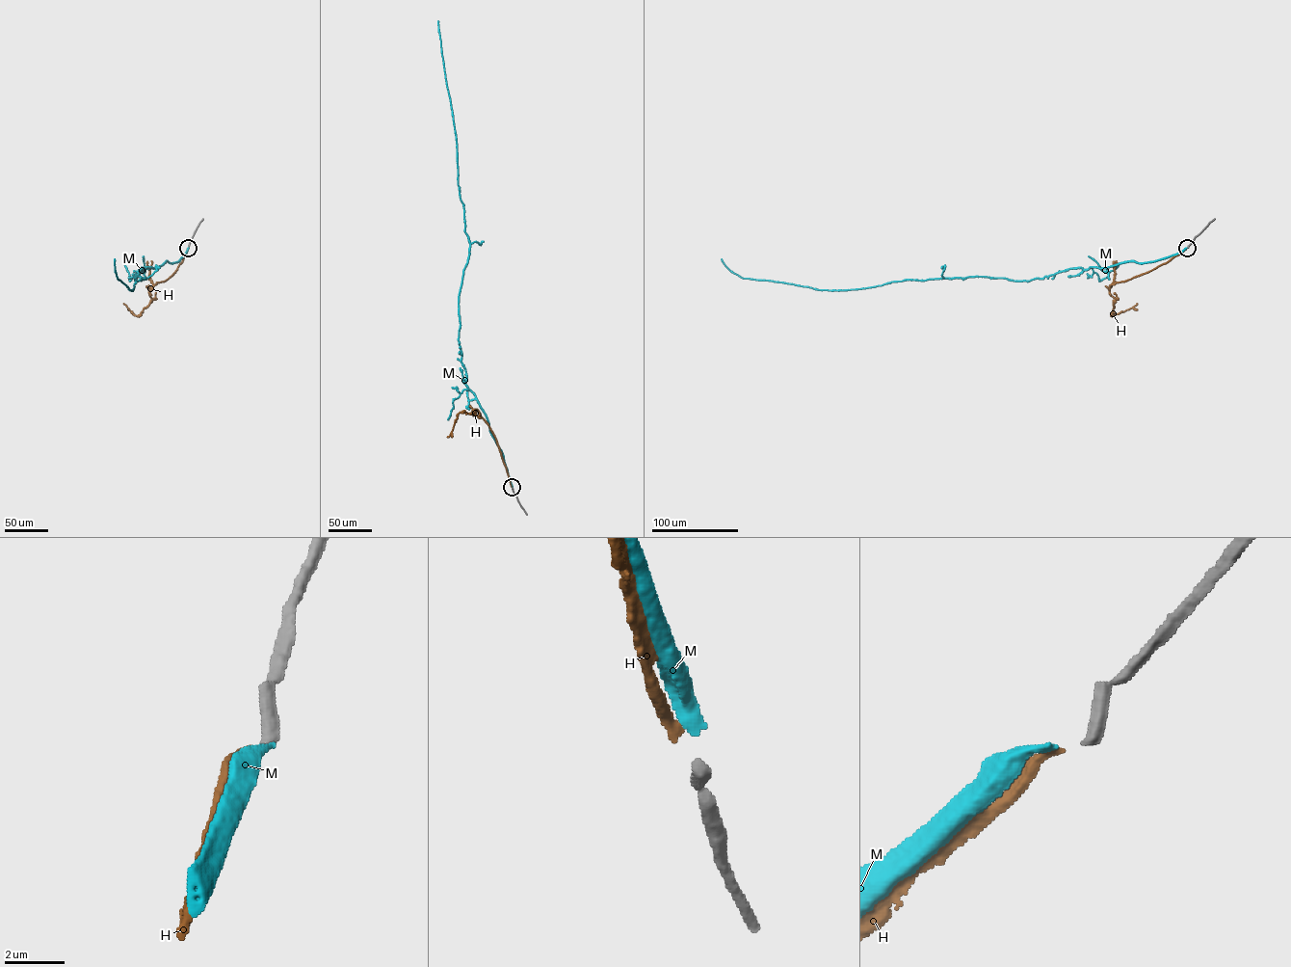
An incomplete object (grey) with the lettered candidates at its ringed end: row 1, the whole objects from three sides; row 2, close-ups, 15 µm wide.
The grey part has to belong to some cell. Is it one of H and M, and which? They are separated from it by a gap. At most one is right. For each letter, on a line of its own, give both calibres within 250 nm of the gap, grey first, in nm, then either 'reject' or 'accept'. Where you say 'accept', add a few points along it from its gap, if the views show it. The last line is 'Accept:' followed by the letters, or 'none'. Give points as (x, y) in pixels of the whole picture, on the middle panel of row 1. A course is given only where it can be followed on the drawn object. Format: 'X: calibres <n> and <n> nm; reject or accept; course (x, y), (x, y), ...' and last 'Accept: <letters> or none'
H: calibres 420 and 260 nm; accept; course (512, 487), (494, 434), (476, 409), (473, 410), (475, 415), (460, 412), (447, 437)
M: calibres 420 and 360 nm; reject
Accept: H

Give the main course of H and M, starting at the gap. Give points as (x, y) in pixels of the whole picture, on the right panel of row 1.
H: (1187, 248), (1150, 271), (1110, 286), (1115, 300), (1112, 316), (1137, 303)
M: (1187, 248), (1151, 261), (1071, 268), (1028, 281), (985, 277), (905, 280), (837, 290), (742, 278), (722, 258)

